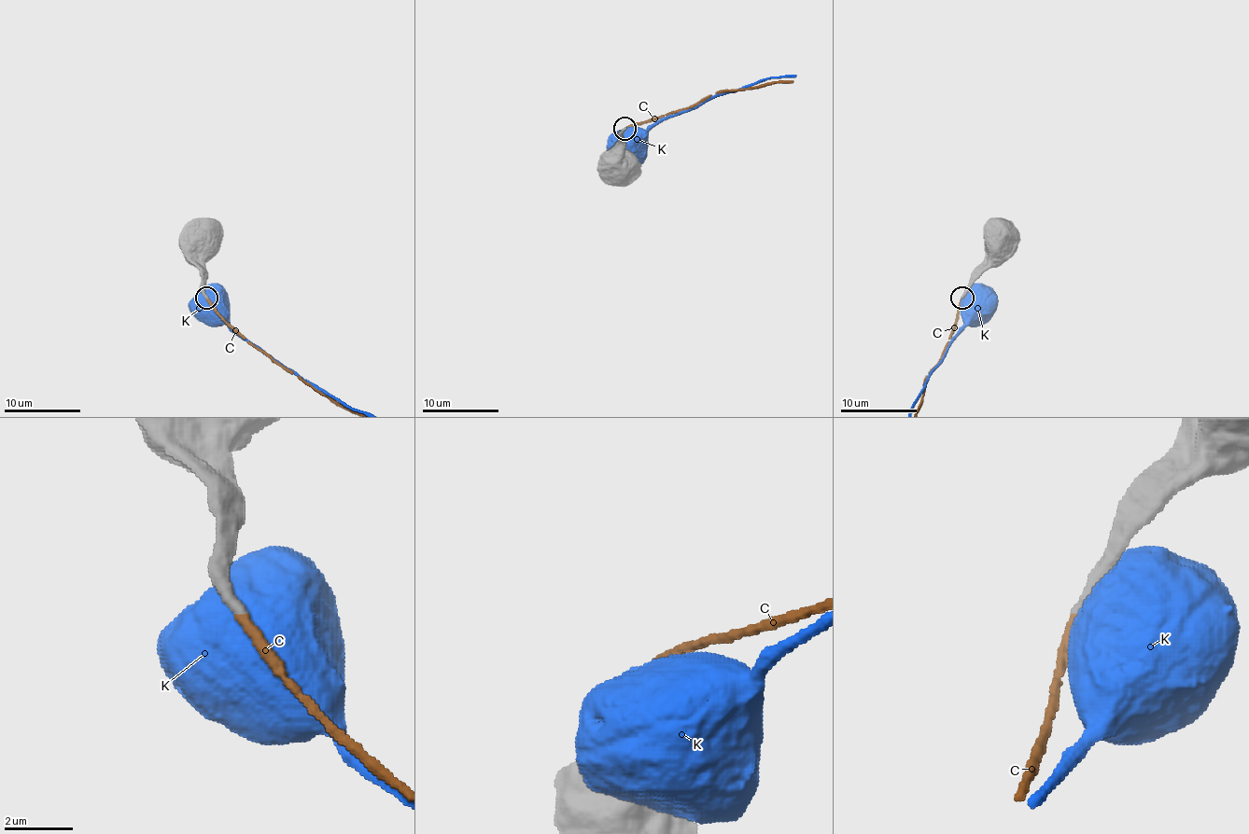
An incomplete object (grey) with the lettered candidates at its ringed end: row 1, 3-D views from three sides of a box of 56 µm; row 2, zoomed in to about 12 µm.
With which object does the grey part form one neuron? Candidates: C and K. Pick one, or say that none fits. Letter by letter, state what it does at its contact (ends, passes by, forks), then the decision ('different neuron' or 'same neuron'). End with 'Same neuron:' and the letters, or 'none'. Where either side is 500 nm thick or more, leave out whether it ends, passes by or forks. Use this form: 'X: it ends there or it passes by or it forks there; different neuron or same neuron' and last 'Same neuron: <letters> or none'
C: it ends there; same neuron
K: different neuron
Same neuron: C

